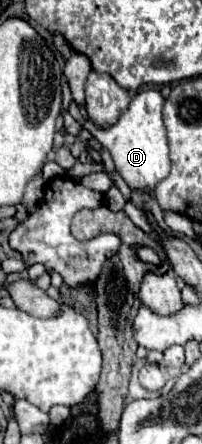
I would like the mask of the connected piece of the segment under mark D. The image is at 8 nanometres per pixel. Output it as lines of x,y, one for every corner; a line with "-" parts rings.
156,89
140,91
132,99
128,111
118,119
118,123
112,125
110,129
102,129
102,131
82,116
74,101
70,104
68,112
80,123
82,128
91,132
102,143
102,147
106,147
110,151
116,171
120,173
120,177
128,183
128,187
132,191
152,191
156,187
156,183
166,179
170,173
166,127
162,123
162,115
160,115
162,105
164,105
164,97
160,95
160,91
156,91

